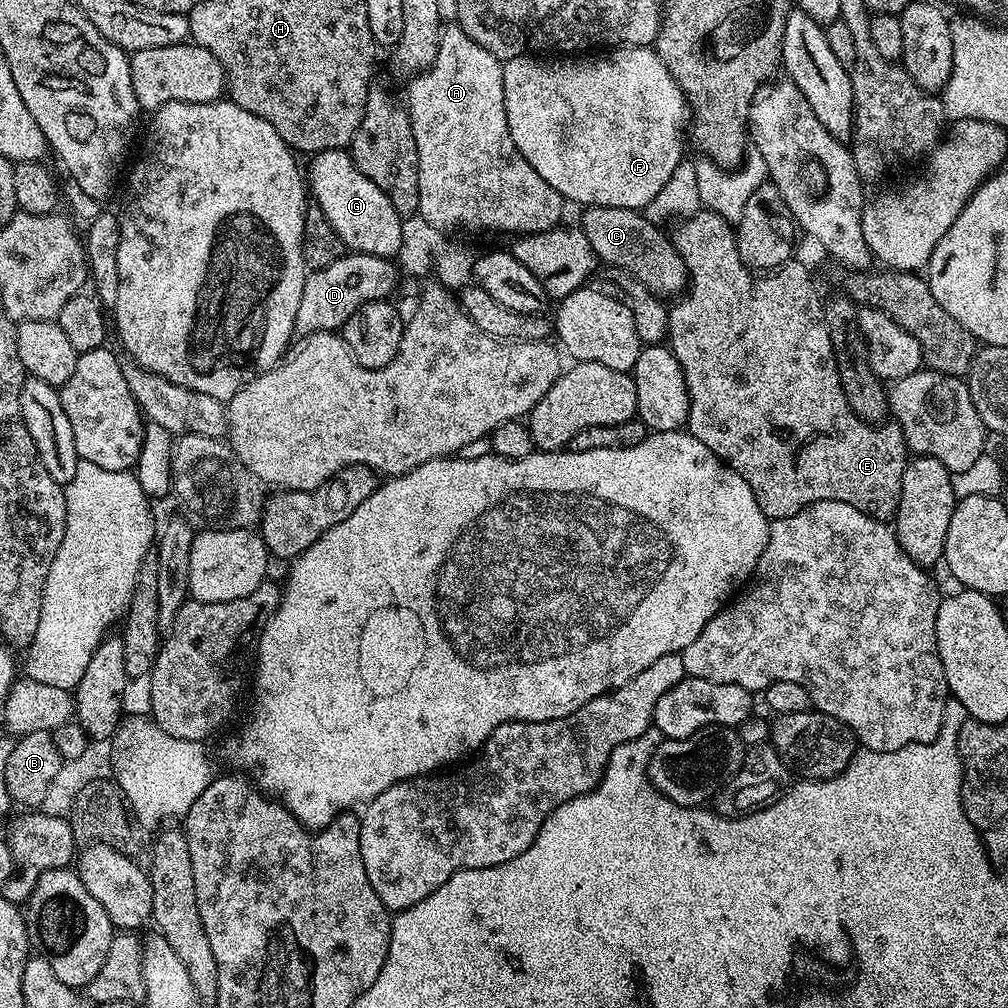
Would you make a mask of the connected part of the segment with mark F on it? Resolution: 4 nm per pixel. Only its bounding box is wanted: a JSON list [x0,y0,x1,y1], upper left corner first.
[503,46,690,210]

